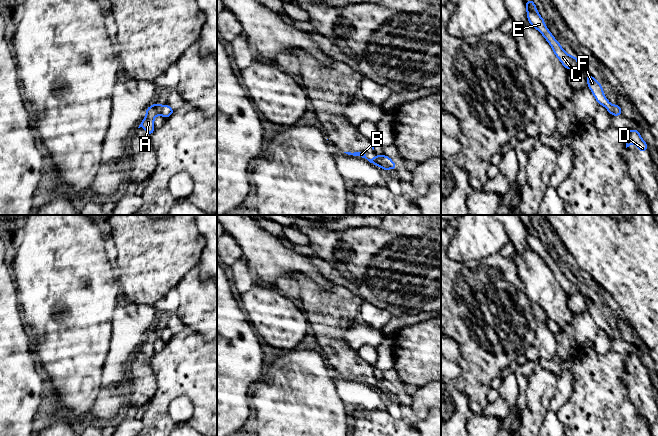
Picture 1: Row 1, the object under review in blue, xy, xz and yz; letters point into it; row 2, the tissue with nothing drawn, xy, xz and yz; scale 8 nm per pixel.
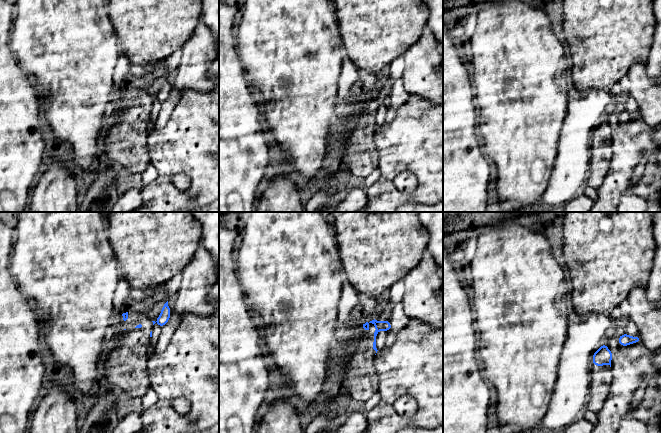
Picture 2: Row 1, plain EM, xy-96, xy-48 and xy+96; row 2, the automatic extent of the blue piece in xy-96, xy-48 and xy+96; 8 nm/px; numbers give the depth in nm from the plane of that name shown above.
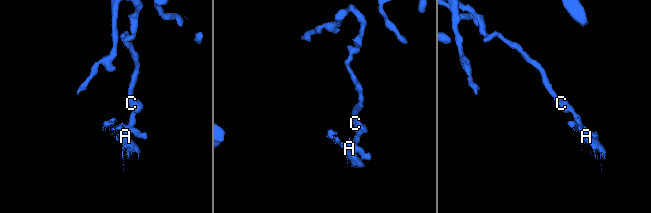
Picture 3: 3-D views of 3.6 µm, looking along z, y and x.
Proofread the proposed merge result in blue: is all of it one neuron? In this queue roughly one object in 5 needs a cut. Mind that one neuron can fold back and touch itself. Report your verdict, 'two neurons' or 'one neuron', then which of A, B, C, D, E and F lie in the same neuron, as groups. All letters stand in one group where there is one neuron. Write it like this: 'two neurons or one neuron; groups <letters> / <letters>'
one neuron; groups A B C D E F

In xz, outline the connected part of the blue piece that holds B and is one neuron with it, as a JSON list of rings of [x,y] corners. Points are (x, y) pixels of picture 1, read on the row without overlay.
[[[344,376],[348,379],[358,380],[367,383],[370,387],[381,391],[384,395],[388,393],[397,394],[396,388],[392,385],[392,383],[386,379],[379,380],[375,377],[375,381],[373,383],[368,383],[364,376]]]

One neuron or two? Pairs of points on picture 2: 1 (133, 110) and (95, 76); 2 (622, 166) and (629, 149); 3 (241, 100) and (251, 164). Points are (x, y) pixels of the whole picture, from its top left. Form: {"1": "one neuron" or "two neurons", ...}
{"1": "two neurons", "2": "one neuron", "3": "one neuron"}

